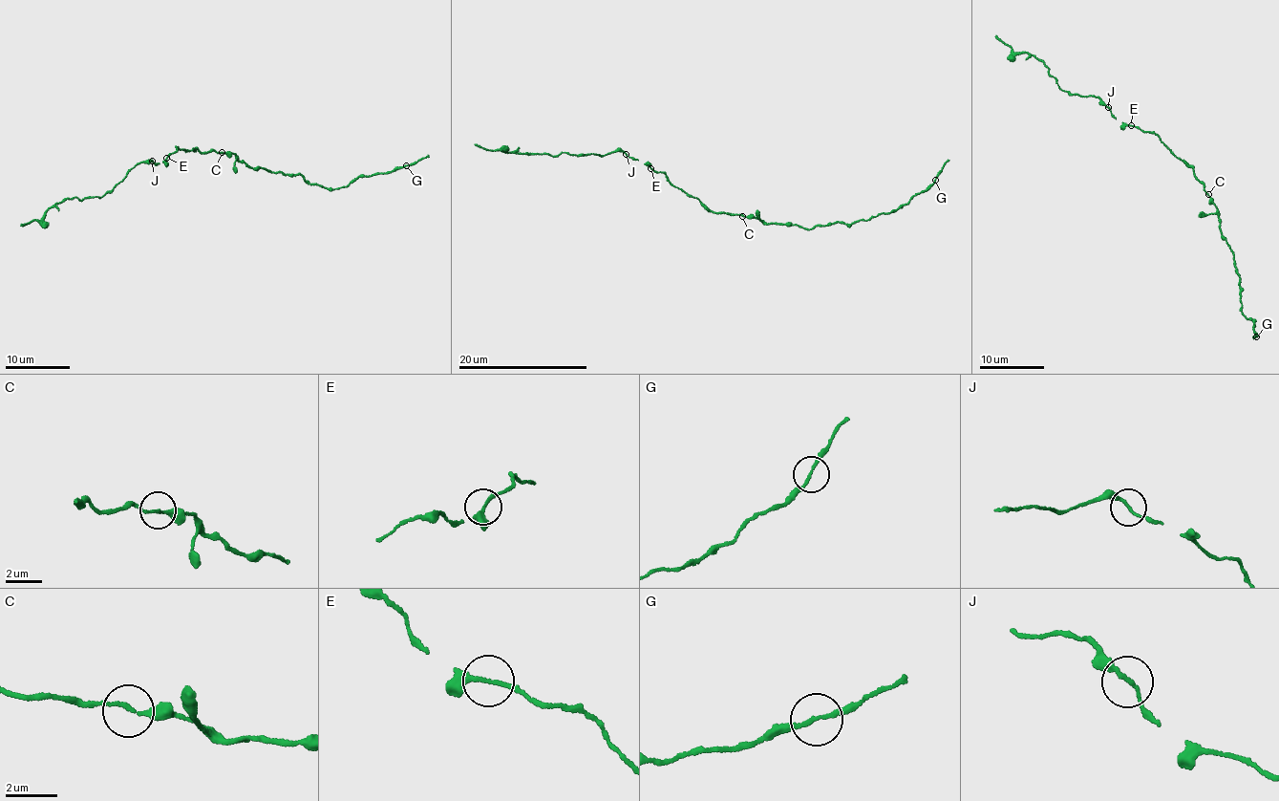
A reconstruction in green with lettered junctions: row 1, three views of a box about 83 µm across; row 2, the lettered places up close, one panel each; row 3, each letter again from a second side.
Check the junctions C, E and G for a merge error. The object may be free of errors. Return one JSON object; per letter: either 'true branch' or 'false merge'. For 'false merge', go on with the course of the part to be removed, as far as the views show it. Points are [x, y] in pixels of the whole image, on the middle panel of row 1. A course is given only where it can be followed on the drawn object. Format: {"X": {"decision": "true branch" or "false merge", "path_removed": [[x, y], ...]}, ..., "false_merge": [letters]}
{"C": {"decision": "true branch"}, "E": {"decision": "true branch"}, "G": {"decision": "true branch"}, "false_merge": []}

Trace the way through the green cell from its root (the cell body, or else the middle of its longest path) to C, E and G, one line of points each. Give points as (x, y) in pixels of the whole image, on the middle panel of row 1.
C: (706, 205), (713, 211), (742, 216)
E: (706, 205), (674, 186), (666, 175), (650, 168)
G: (706, 205), (804, 228), (847, 225), (899, 209), (935, 180)

